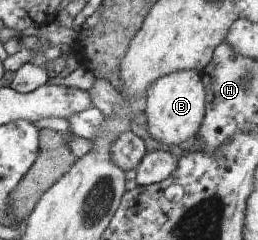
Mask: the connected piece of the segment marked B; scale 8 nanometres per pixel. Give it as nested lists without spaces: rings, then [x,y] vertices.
[[[182,70],[168,74],[158,80],[146,98],[147,130],[160,144],[170,148],[188,142],[194,138],[204,122],[206,116],[207,90],[201,72],[196,70]]]

